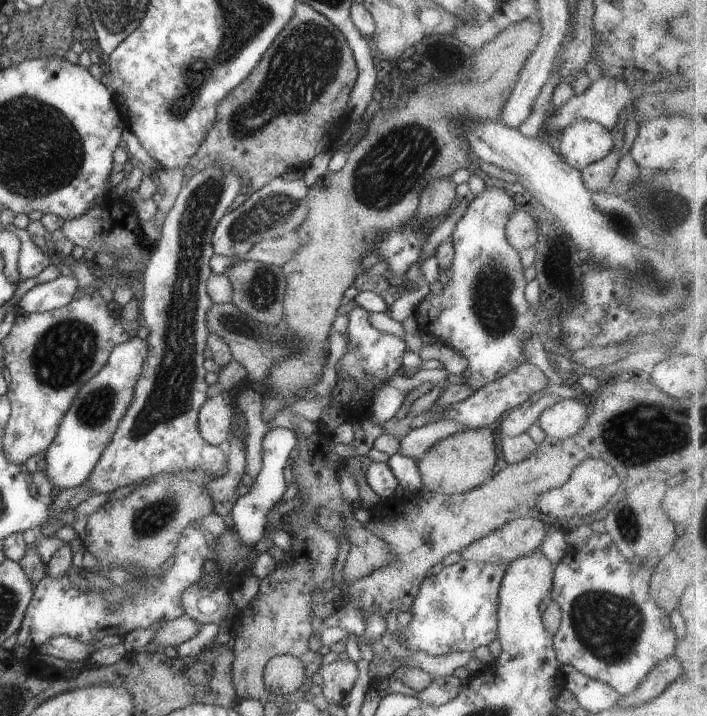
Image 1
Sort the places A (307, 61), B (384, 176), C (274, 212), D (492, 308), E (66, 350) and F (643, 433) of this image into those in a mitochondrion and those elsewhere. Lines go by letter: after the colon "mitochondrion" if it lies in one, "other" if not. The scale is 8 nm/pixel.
A: mitochondrion
B: mitochondrion
C: mitochondrion
D: mitochondrion
E: mitochondrion
F: mitochondrion

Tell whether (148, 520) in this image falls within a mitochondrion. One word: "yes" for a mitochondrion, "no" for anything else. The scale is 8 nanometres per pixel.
yes

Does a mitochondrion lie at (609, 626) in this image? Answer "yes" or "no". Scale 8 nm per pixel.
yes

